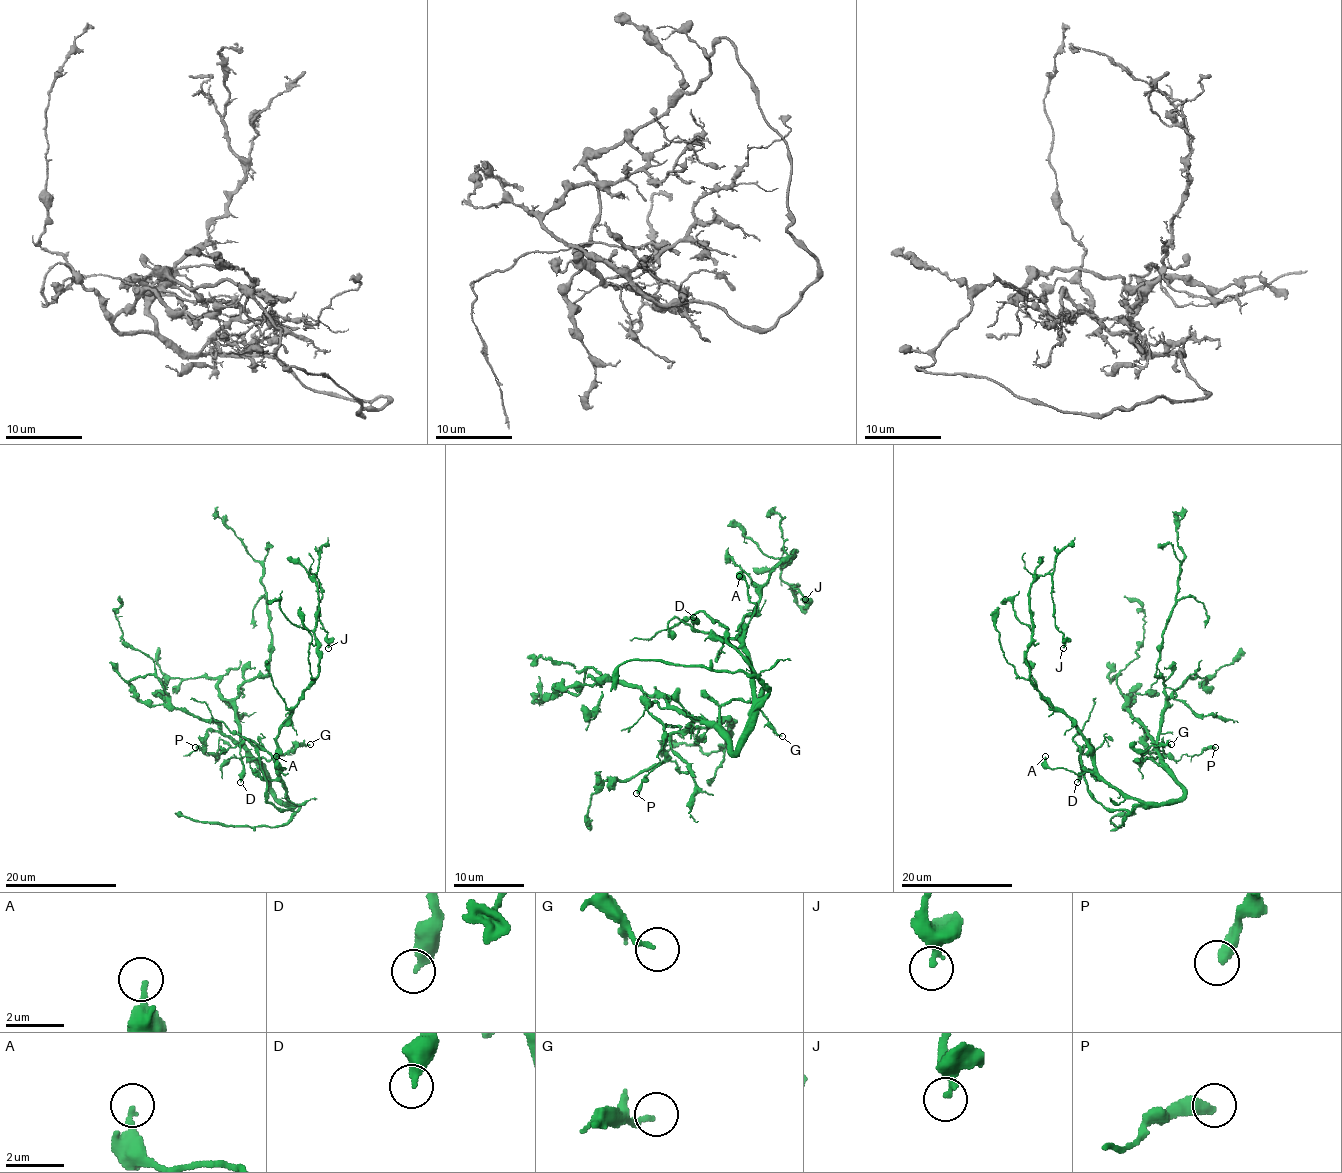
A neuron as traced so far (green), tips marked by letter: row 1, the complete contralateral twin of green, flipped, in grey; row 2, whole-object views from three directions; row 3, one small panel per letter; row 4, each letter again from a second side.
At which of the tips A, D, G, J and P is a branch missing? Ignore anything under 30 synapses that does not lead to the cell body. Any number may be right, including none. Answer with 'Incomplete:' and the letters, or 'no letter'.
Incomplete: no letter

